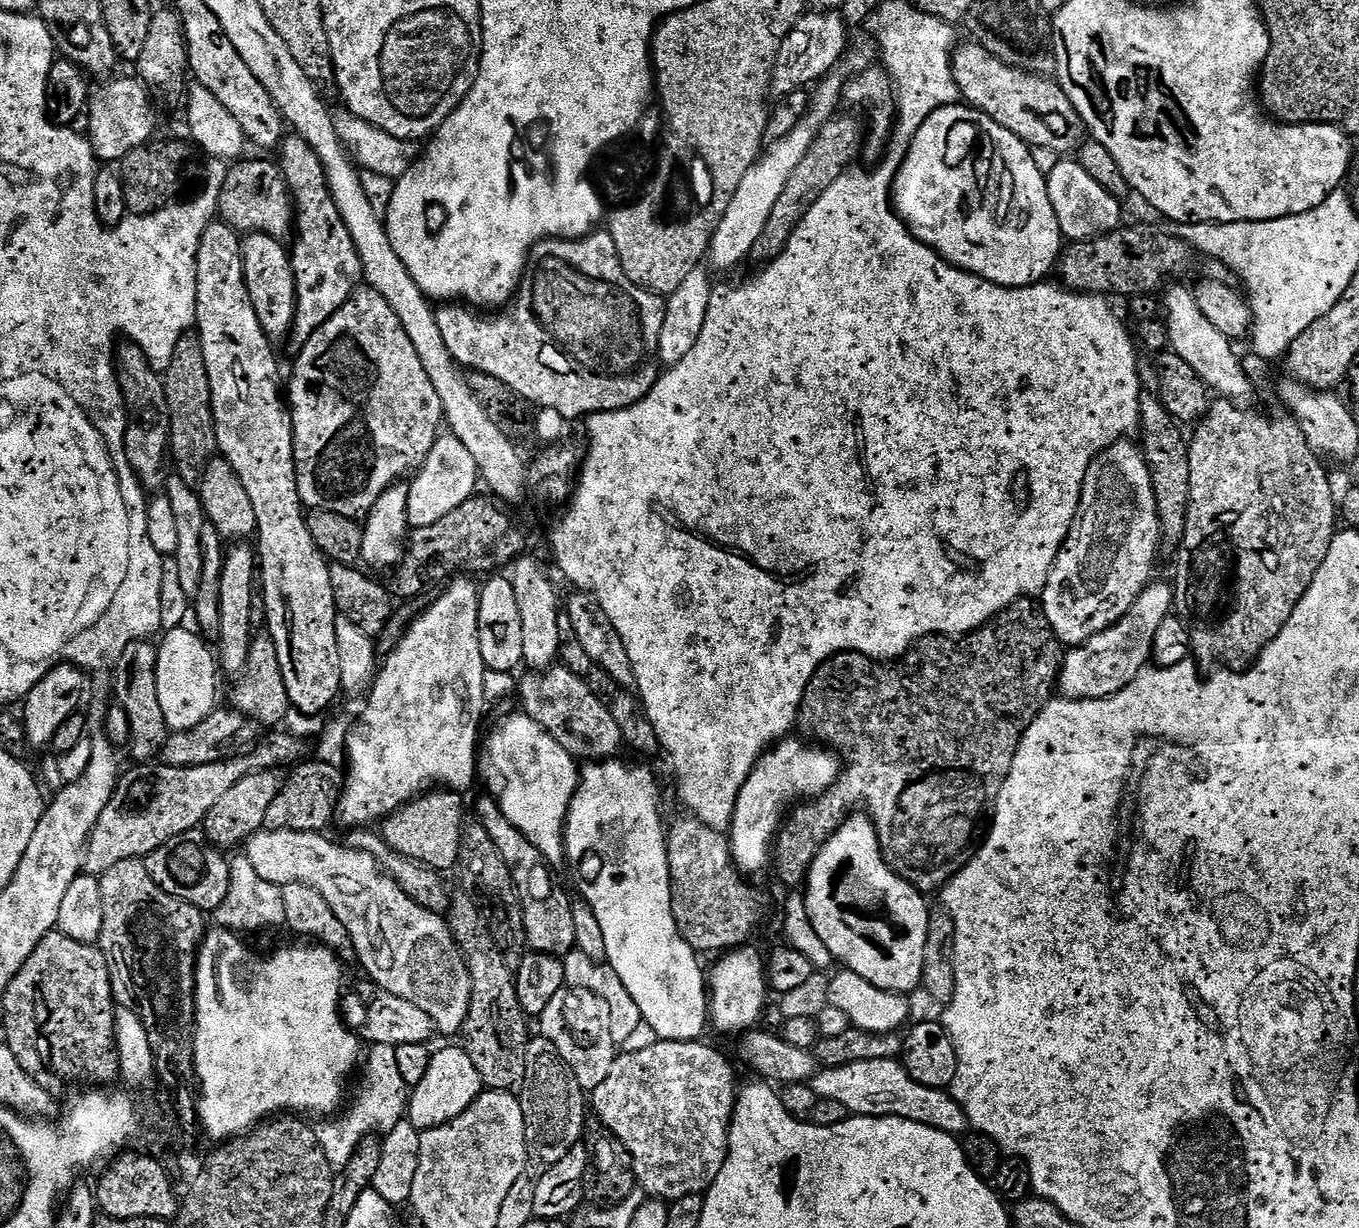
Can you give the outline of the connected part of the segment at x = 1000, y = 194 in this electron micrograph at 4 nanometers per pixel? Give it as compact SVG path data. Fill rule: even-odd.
M964 102L947 104L944 108L934 110L934 114L930 114L926 118L926 122L922 124L918 134L912 140L908 157L904 159L904 165L900 168L900 173L896 175L894 211L904 221L914 238L918 238L923 244L930 246L943 260L947 260L955 268L960 268L963 272L973 272L975 276L980 276L992 284L999 284L1002 288L1030 288L1039 285L1045 279L1043 276L1051 268L1053 271L1057 267L1062 251L1062 237L1058 218L1054 214L1054 206L1050 206L1047 179L1045 173L1040 172L1036 165L1036 159L1031 147L1005 126L999 125L994 118L988 117L986 113Z

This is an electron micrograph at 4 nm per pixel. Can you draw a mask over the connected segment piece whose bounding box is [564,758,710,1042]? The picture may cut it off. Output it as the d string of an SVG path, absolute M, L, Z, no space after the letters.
M613 758L603 762L588 762L583 765L578 776L576 792L568 803L568 821L564 824L564 855L567 863L572 863L576 871L576 888L580 891L579 899L590 906L594 918L598 920L598 926L602 928L602 938L606 942L606 954L604 960L612 967L614 973L622 980L627 993L634 998L634 1003L641 1011L643 1023L649 1024L654 1034L662 1040L673 1040L674 1042L686 1042L687 1040L699 1041L700 1036L710 1024L710 1013L708 1011L709 994L706 987L706 972L700 969L701 957L696 949L682 938L678 926L674 922L672 913L672 879L670 878L670 866L668 865L668 837L666 835L666 824L660 821L660 784L656 776L648 768L642 765L623 764L620 758Z

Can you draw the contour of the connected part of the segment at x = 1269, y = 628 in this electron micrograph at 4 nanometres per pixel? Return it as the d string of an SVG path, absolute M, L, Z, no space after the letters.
M1220 398L1209 407L1199 421L1196 433L1191 434L1189 443L1190 458L1190 496L1189 510L1186 518L1185 536L1182 538L1176 560L1176 580L1174 579L1174 612L1190 634L1191 655L1201 665L1235 666L1244 670L1256 663L1262 650L1284 628L1284 623L1294 614L1298 602L1306 594L1310 582L1314 582L1314 574L1322 566L1322 558L1326 558L1326 550L1330 550L1330 542L1338 522L1338 496L1332 493L1332 480L1323 468L1321 457L1308 445L1302 434L1300 425L1291 418L1285 420L1267 420L1264 416L1255 416L1252 412L1240 408L1239 403L1227 398Z

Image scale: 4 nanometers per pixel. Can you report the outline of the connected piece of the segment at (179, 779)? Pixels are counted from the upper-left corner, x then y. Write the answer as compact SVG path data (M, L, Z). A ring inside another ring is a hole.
M272 730L245 756L233 756L206 766L174 768L163 764L144 764L120 778L116 790L99 815L85 848L83 871L101 877L117 862L146 858L178 834L199 829L206 814L214 810L218 798L234 790L242 778L255 772L271 772L296 766L305 759L304 744L284 730Z

